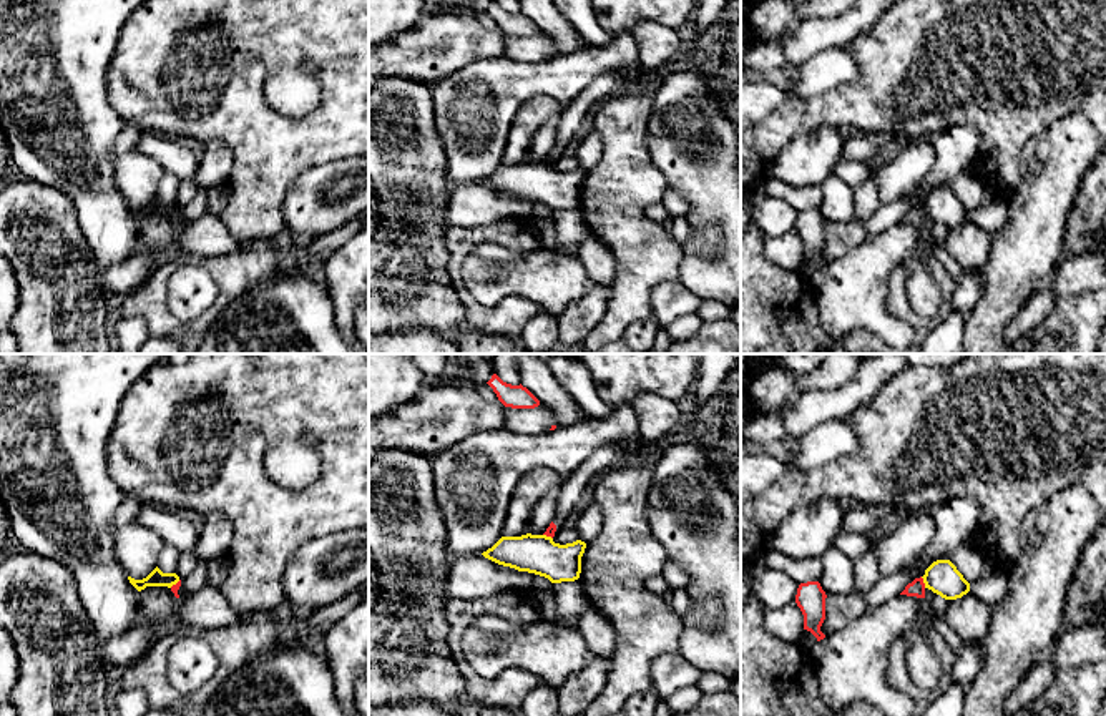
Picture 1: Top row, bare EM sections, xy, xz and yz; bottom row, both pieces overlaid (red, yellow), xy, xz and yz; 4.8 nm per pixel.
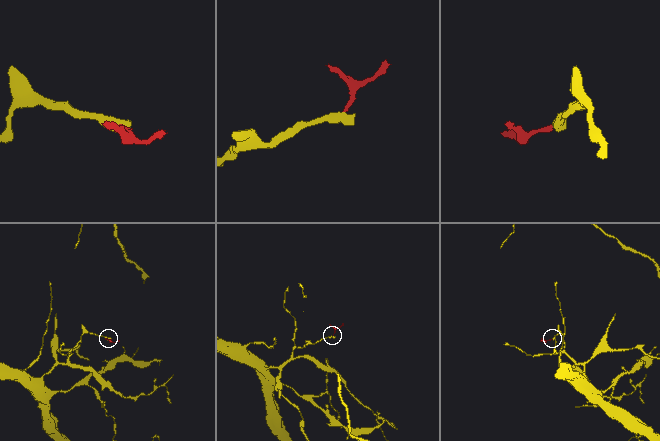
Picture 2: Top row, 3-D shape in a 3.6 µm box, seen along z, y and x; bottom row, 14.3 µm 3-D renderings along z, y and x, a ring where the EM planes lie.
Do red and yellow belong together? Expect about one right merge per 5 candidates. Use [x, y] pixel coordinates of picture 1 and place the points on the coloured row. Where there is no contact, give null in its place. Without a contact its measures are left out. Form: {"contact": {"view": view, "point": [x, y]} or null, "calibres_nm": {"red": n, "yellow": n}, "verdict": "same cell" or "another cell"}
{"contact": {"view": "yz", "point": [922, 582]}, "calibres_nm": {"red": 80, "yellow": 160}, "verdict": "another cell"}

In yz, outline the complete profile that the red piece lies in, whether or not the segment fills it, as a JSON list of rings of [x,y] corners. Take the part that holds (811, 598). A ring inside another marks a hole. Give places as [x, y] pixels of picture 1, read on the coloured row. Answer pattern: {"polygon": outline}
{"polygon": [[[819,581],[800,583],[795,595],[795,603],[804,615],[804,630],[810,631],[817,641],[825,638],[820,631],[825,620],[825,598]]]}

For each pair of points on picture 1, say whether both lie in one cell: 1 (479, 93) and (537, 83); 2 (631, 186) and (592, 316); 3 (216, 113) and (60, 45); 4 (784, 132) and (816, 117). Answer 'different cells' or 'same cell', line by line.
1: same cell
2: different cells
3: different cells
4: same cell

